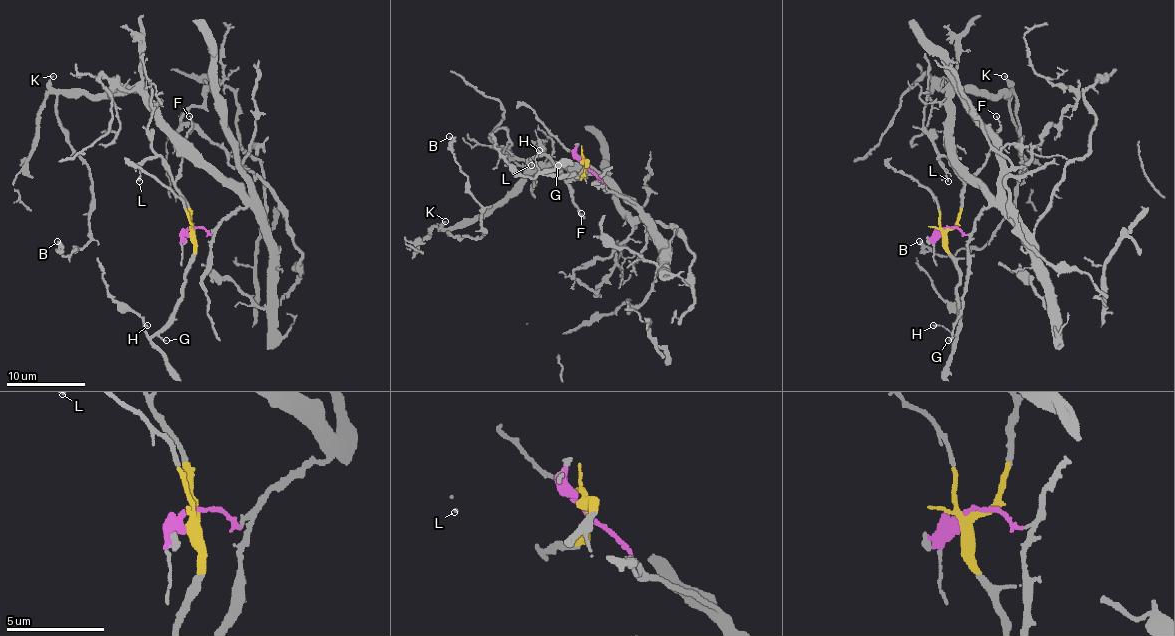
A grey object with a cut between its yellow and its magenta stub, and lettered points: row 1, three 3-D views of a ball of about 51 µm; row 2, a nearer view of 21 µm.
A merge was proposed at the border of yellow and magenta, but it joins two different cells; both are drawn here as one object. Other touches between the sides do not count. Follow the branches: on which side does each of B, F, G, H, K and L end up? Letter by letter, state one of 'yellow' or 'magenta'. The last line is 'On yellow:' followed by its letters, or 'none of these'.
B: magenta
F: yellow
G: yellow
H: yellow
K: magenta
L: yellow
On yellow: F, G, H, L

